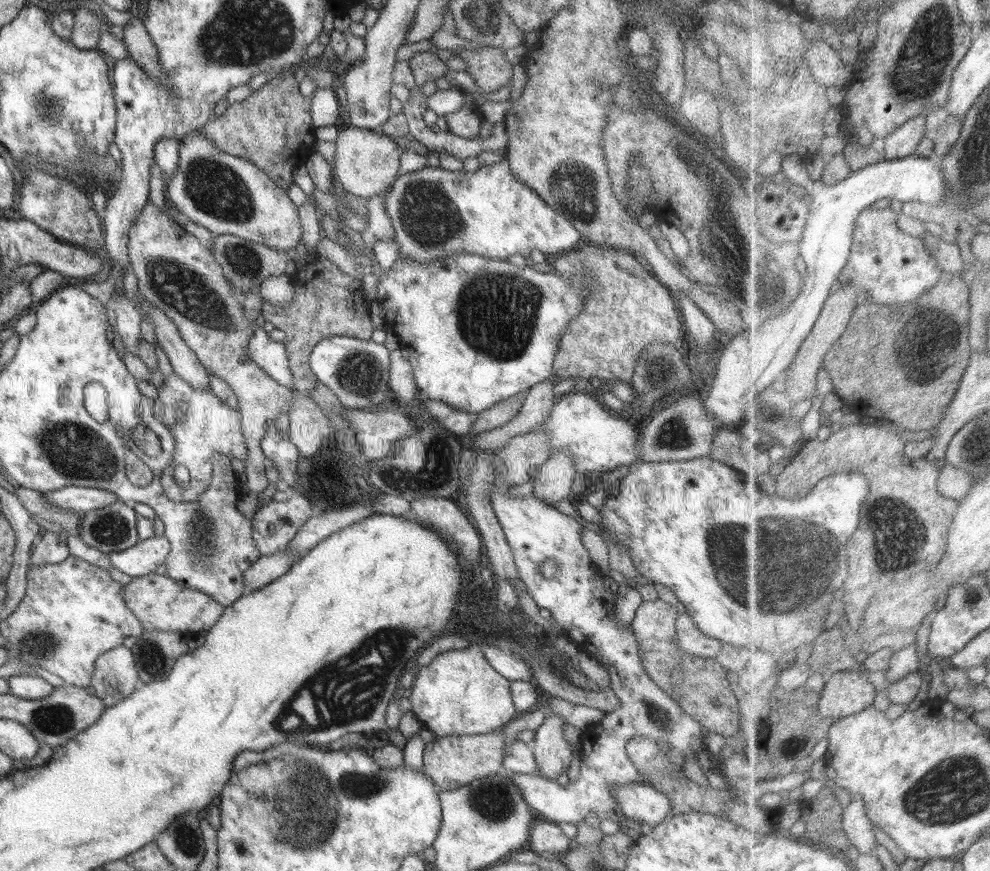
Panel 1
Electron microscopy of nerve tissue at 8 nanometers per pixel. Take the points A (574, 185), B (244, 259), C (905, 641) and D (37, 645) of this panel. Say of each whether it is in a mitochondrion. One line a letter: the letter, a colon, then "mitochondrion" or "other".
A: mitochondrion
B: mitochondrion
C: other
D: mitochondrion

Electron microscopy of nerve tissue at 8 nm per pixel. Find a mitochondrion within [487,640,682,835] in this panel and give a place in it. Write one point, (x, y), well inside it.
(657, 715)

